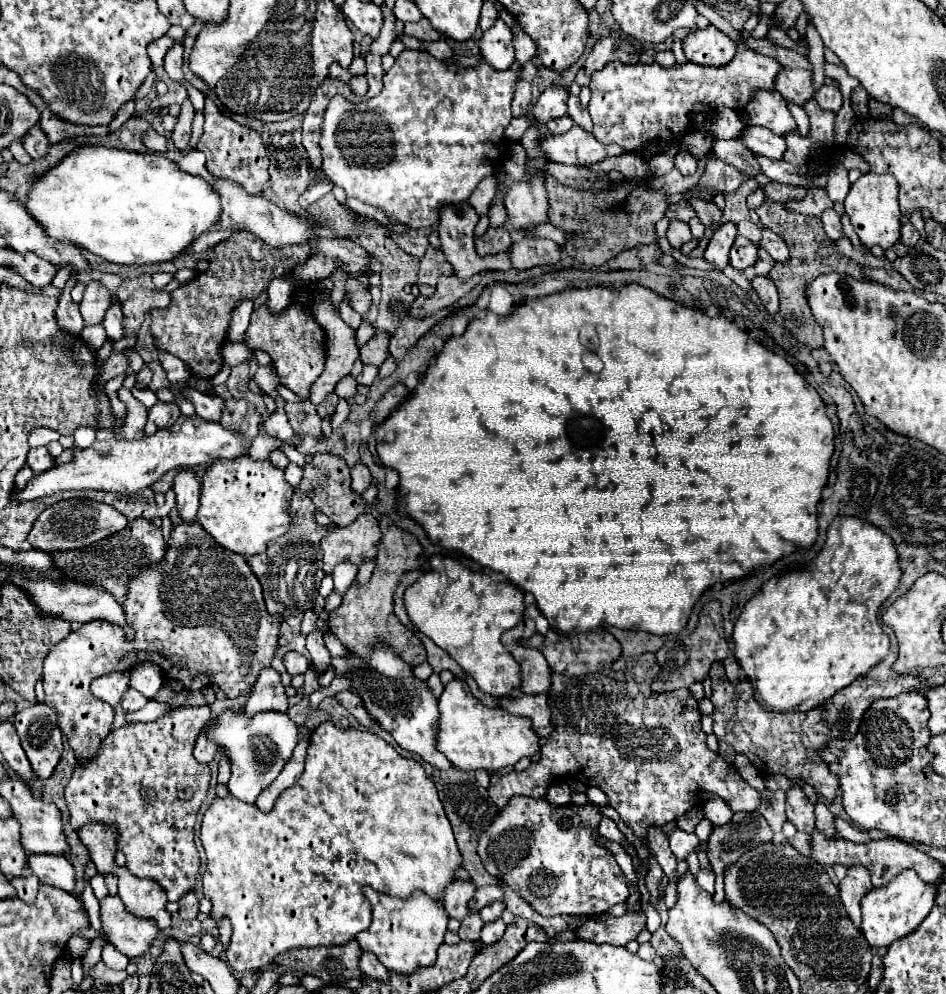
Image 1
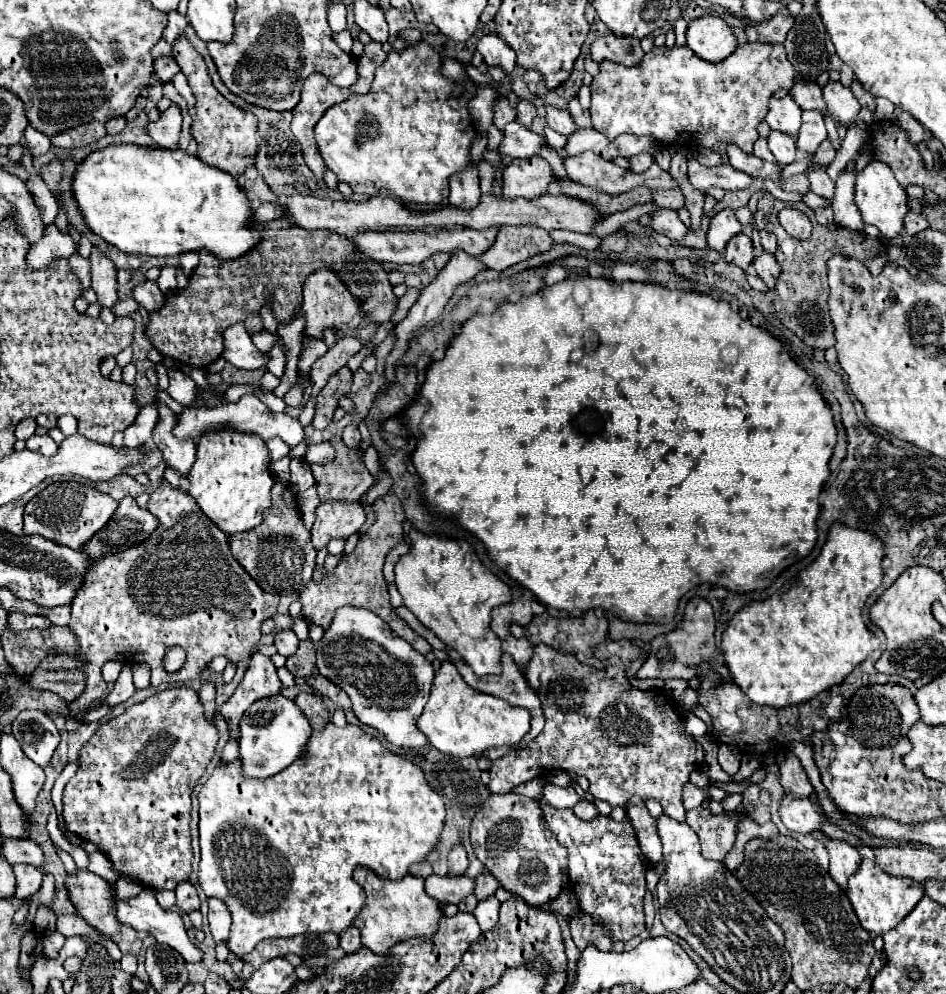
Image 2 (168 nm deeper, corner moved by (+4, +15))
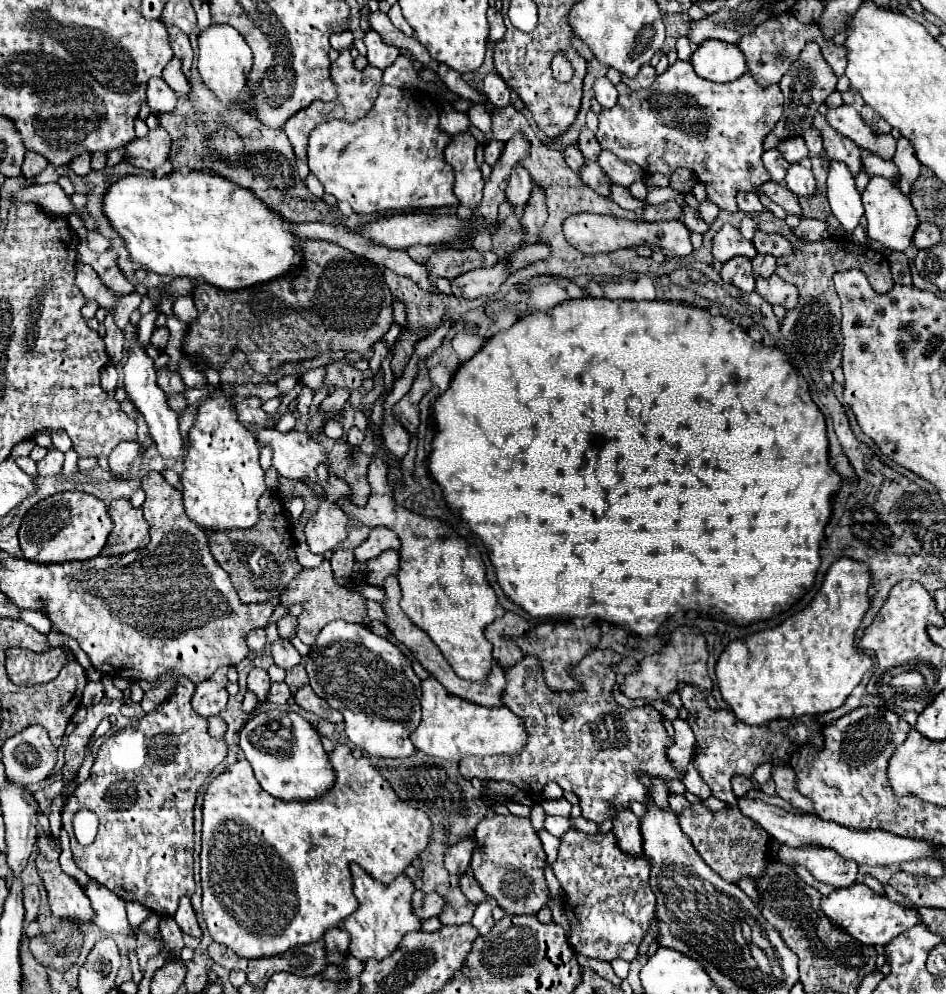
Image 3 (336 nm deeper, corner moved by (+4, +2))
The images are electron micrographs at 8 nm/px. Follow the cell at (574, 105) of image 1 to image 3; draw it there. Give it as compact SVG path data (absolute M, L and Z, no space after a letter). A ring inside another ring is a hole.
M587 126L581 130L581 136L579 136L579 150L583 152L583 156L585 156L587 160L595 160L595 154L599 154L599 150L601 150L601 146L599 146L595 134L593 134Z

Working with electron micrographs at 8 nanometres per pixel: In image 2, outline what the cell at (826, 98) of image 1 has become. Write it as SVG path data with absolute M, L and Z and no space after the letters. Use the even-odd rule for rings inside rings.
M829 81L823 87L823 99L829 107L829 113L833 115L833 119L839 119L843 123L849 123L857 117L861 105L859 101L853 97L851 89L843 87L839 81Z

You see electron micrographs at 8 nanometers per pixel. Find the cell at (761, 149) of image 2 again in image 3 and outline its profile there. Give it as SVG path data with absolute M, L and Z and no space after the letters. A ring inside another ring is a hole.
M773 148L773 150L767 150L765 154L763 154L763 166L767 168L767 172L769 172L769 176L771 176L771 180L775 180L775 182L783 182L783 176L785 176L785 170L787 170L787 160L781 156L781 152L777 150L777 148Z

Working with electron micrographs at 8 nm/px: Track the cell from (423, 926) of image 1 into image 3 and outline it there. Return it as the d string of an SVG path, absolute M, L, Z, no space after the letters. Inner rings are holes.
M357 864L351 866L351 874L353 874L353 892L359 900L359 910L351 914L345 922L341 922L341 928L347 930L351 936L349 952L359 960L363 958L383 960L397 950L405 934L421 930L421 918L413 914L411 906L411 896L415 892L415 886L405 874L395 878L395 882L391 884L381 884Z

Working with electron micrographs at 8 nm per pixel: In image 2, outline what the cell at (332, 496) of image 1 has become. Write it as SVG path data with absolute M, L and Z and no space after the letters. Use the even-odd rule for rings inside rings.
M341 439L331 441L337 455L335 459L321 467L311 465L313 477L317 481L317 491L321 501L359 501L359 497L373 485L371 473L365 469L359 449L349 449Z

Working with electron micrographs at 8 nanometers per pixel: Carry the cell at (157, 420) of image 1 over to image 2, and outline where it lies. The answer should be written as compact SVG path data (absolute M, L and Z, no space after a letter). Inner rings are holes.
M149 405L149 407L143 407L139 417L133 421L133 425L123 431L123 447L129 447L129 449L135 449L135 447L141 447L141 445L147 445L151 441L151 433L155 429L155 423L157 423L157 407L155 405Z

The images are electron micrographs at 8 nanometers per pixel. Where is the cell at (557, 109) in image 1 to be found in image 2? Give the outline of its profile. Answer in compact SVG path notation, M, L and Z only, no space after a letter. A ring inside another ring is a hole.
M519 101L517 103L517 117L515 117L515 121L519 123L519 125L523 125L523 127L531 127L531 121L535 119L535 105L531 105L529 101Z

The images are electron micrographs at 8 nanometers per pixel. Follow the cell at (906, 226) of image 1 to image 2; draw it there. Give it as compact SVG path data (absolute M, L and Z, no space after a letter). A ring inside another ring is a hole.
M913 211L907 213L907 217L905 217L905 231L907 231L909 235L915 235L915 233L919 233L919 231L925 231L927 227L929 227L929 223L927 223L927 219L925 219L923 215L917 215L917 213L913 213Z

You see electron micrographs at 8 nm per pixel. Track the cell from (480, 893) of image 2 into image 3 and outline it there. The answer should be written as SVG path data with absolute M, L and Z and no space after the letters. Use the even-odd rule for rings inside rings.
M469 874L461 876L461 892L463 892L473 904L481 904L481 902L487 900L487 894L485 894L483 888L479 886L479 882L477 882L473 876L469 876Z

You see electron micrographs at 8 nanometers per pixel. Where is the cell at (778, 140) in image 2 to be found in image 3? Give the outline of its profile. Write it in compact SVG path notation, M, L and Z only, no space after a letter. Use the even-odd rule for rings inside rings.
M791 164L785 176L787 188L797 196L809 196L815 192L815 178L803 164Z

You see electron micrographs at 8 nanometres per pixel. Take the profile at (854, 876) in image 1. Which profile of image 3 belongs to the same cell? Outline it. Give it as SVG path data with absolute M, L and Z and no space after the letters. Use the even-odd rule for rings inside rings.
M781 846L779 860L787 864L801 864L819 882L831 884L835 888L851 886L857 878L855 862L847 862L847 858L839 858L835 850L823 850L819 846L815 846L815 850L795 850L789 846Z

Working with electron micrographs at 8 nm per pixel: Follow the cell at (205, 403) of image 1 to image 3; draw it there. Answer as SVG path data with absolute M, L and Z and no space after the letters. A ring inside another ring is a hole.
M163 368L163 370L159 370L159 388L165 394L183 394L187 386L183 384L183 380L181 380L179 374Z

